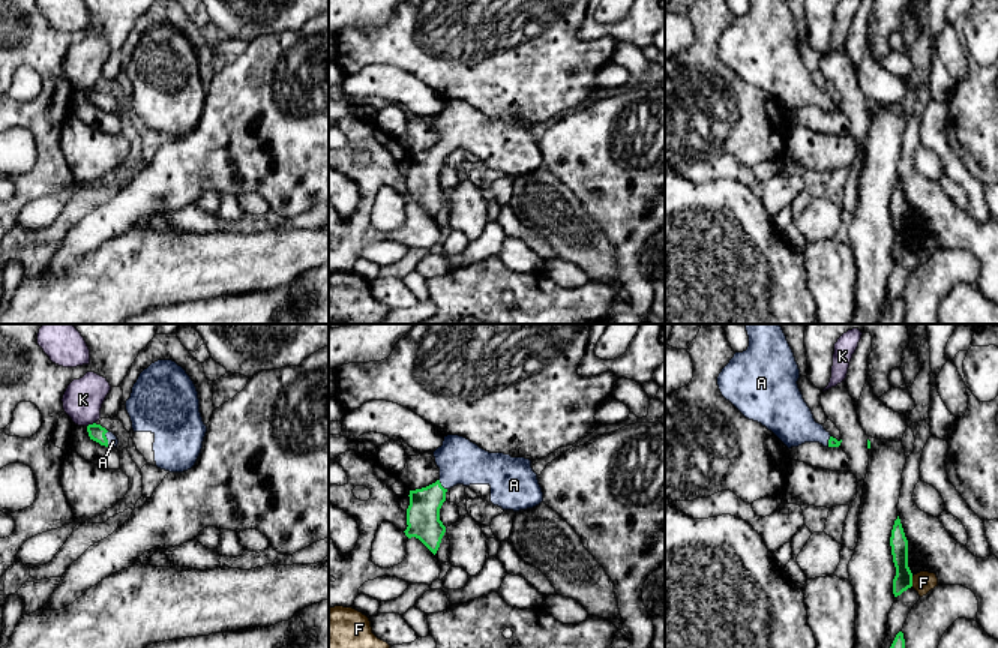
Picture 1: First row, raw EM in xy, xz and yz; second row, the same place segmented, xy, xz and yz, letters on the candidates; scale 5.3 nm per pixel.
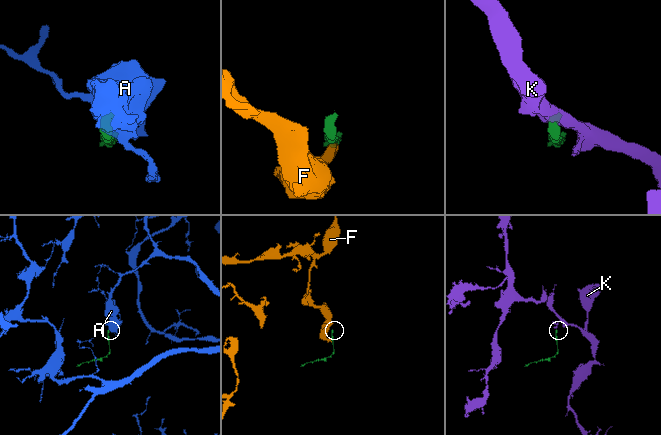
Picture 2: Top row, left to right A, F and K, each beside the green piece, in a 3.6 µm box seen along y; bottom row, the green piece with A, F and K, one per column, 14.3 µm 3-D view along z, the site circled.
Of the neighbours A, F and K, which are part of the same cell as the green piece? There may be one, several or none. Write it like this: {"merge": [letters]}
{"merge": ["A"]}

